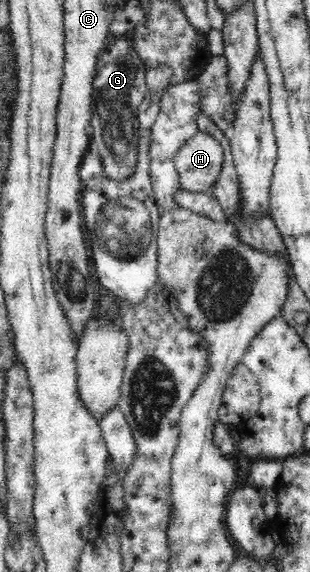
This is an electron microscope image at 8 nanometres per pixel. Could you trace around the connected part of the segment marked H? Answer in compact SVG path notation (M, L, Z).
M198 131L174 157L181 187L193 193L209 192L223 160L222 145L208 133Z

